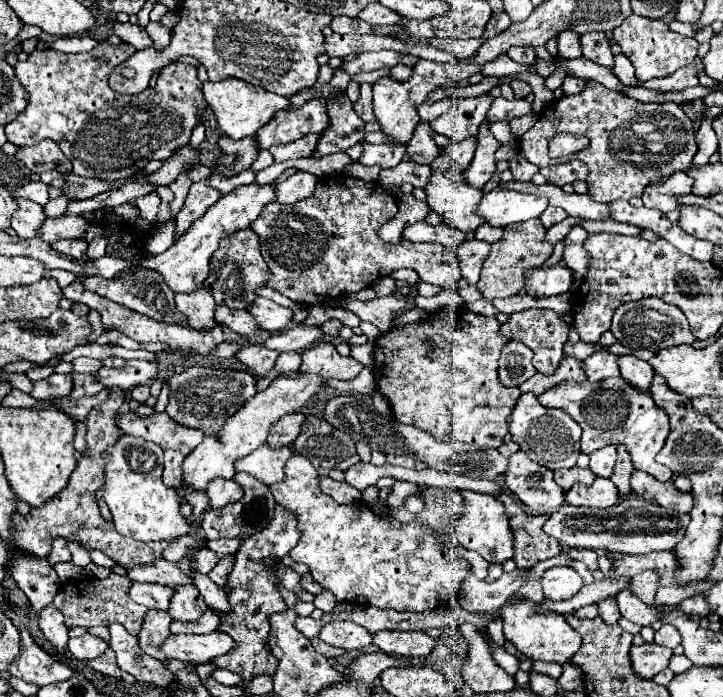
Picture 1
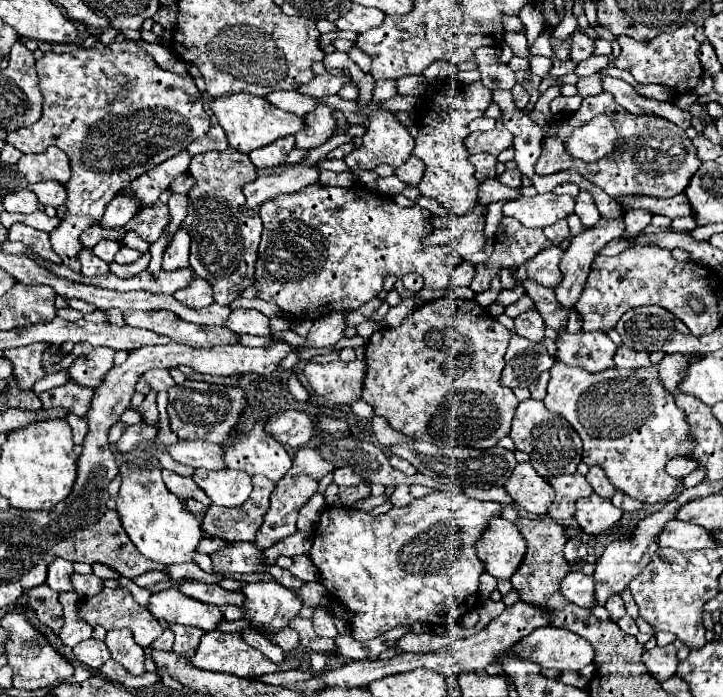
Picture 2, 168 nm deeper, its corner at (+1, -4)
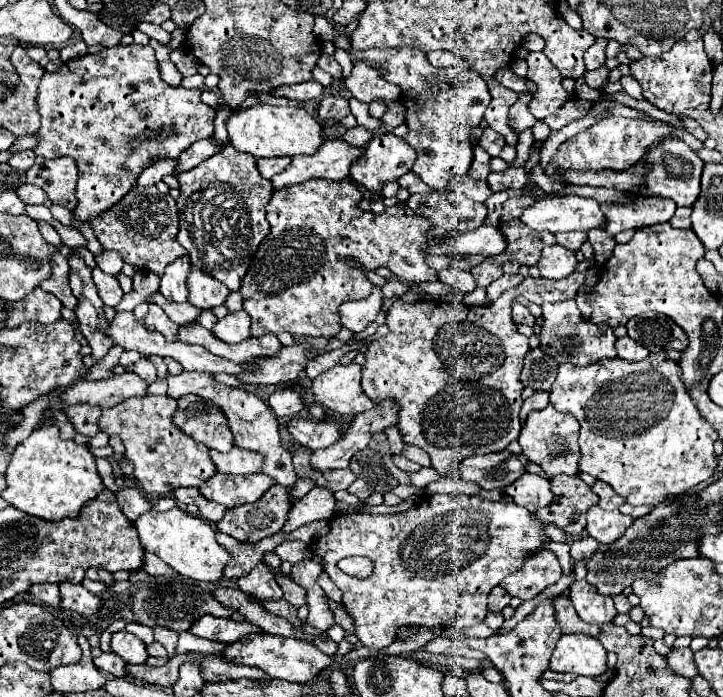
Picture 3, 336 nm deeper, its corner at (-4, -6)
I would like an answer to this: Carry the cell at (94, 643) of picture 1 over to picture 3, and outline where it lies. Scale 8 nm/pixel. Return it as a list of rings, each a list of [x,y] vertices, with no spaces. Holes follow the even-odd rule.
[[[114,652],[102,654],[102,656],[94,658],[94,666],[96,666],[98,670],[102,670],[102,672],[108,672],[108,674],[116,676],[116,678],[124,678],[124,676],[128,674],[128,672],[124,672],[126,662],[120,660],[120,656],[116,656]]]

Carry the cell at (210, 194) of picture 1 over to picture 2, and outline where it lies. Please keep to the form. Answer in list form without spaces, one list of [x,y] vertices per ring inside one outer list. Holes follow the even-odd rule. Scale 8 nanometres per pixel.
[[[177,228],[175,236],[171,238],[165,256],[163,256],[163,268],[165,270],[175,270],[175,268],[185,268],[189,266],[189,246],[191,246],[191,236],[187,230]]]

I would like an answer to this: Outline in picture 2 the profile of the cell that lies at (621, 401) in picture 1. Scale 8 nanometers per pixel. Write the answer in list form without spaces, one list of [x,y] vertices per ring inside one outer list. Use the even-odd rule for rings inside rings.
[[[555,362],[555,366],[549,372],[551,372],[551,380],[543,402],[549,412],[561,414],[577,430],[577,434],[583,440],[583,462],[587,466],[601,464],[612,485],[629,494],[631,498],[637,498],[647,504],[655,504],[671,498],[671,494],[681,482],[665,472],[665,464],[669,458],[689,454],[693,444],[689,440],[687,418],[683,416],[681,410],[677,410],[673,394],[661,386],[657,378],[657,366],[649,366],[647,370],[609,368],[597,374],[589,374],[587,370],[573,368],[563,362]]]

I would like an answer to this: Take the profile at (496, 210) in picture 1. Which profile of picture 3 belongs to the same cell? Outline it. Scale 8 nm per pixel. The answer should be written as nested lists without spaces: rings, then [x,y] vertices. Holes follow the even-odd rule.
[[[554,196],[538,200],[534,206],[526,208],[522,222],[532,230],[548,230],[556,234],[568,230],[588,232],[592,228],[604,228],[608,220],[604,220],[600,204],[592,198]]]

